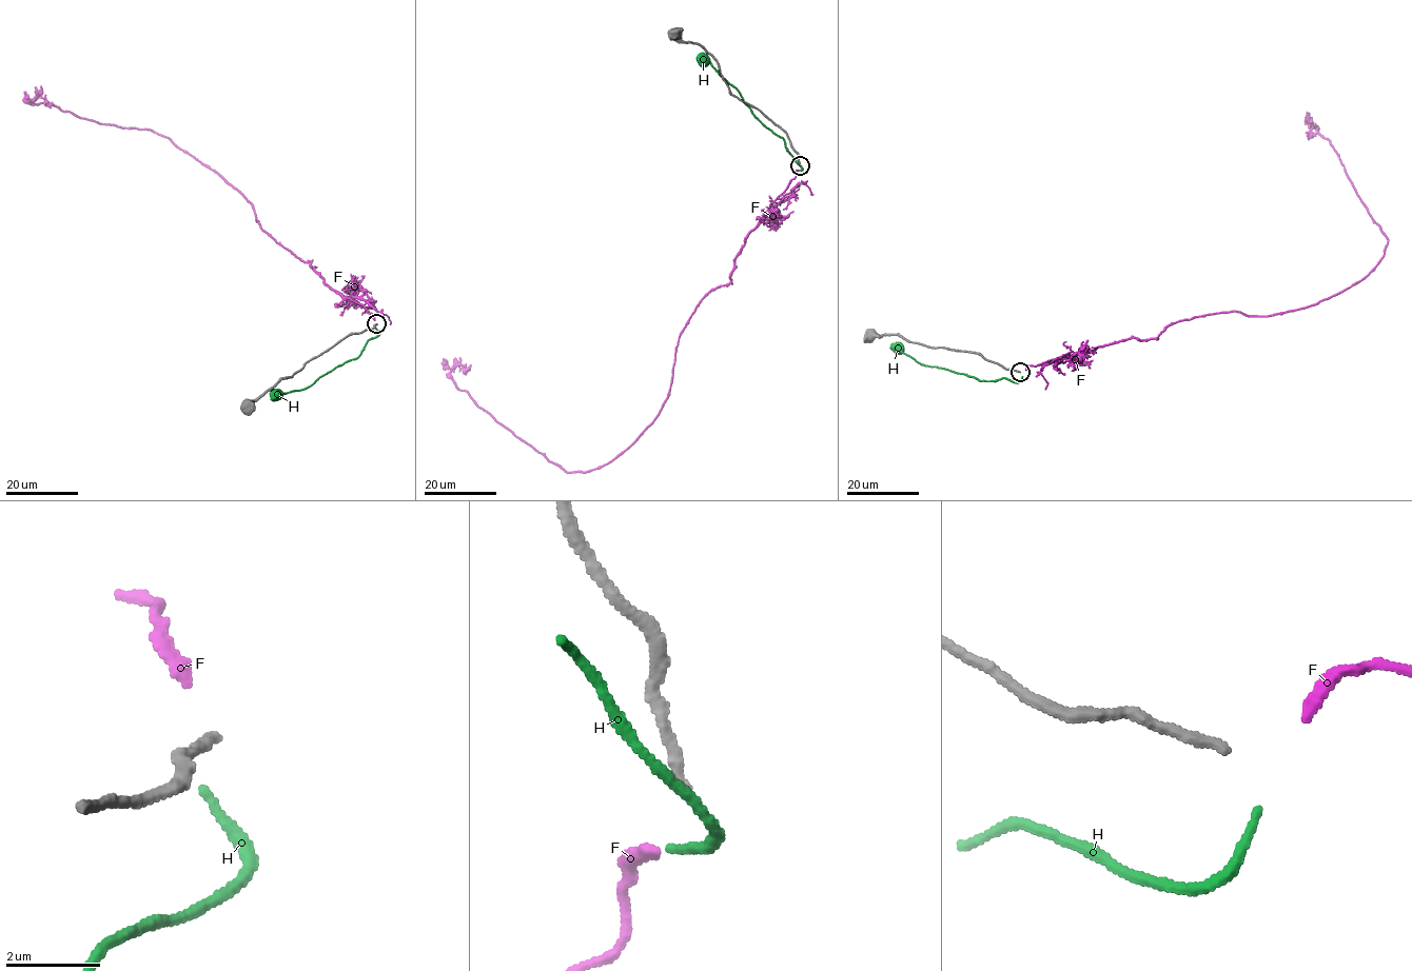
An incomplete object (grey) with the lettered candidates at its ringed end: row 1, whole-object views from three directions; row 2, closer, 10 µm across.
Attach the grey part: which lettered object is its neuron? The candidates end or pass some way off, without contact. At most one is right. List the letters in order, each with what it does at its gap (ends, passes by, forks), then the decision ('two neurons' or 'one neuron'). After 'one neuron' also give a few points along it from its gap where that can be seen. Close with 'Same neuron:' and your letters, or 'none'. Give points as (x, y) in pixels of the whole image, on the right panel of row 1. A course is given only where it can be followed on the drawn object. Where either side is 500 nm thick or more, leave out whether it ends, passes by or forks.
F: it ends | two neurons
H: it ends | two neurons
Same neuron: none

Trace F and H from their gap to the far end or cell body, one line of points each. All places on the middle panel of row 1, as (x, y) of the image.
F: (798, 170), (730, 282), (680, 334), (659, 414), (607, 463), (550, 462), (456, 387), (450, 372), (470, 364)
H: (800, 170), (801, 165), (786, 147), (785, 140), (760, 121), (744, 102), (740, 93), (707, 59), (703, 60)

